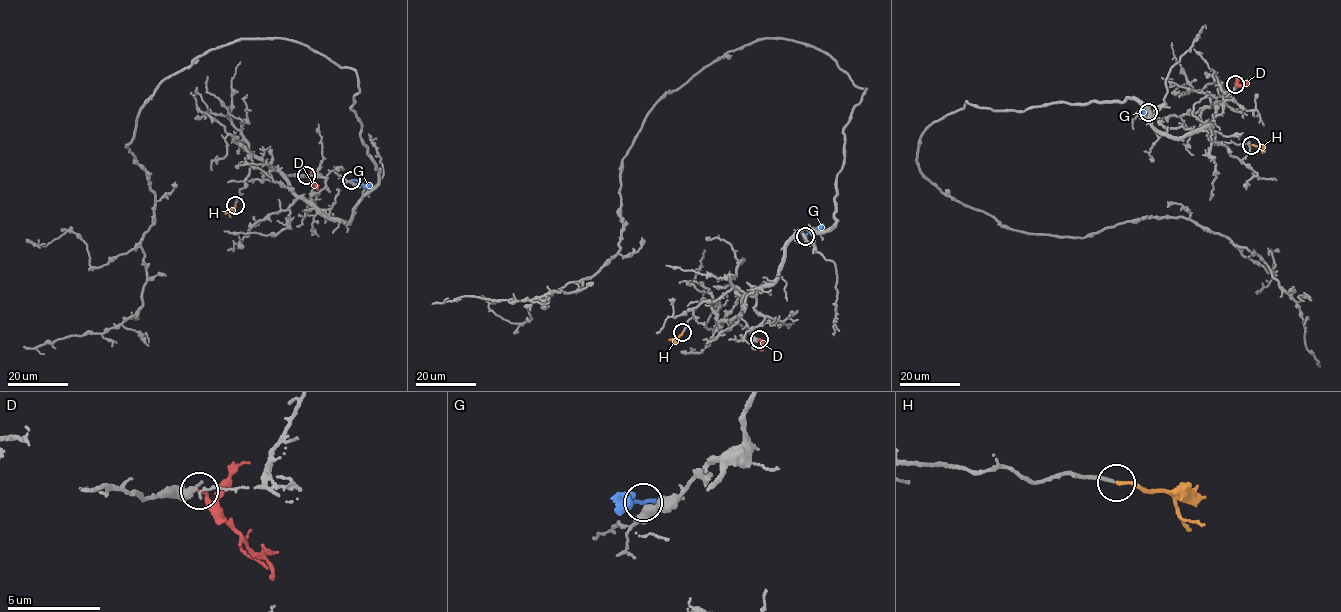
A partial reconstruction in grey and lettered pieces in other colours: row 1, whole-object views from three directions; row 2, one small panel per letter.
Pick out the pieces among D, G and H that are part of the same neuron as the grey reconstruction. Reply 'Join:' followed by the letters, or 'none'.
Join: H

